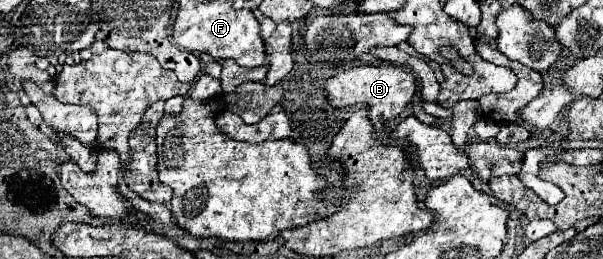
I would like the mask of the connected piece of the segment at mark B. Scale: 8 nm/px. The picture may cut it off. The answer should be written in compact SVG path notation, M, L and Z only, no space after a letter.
M385 63L385 65L351 67L343 73L337 73L331 79L327 79L323 89L325 89L325 97L333 109L365 105L369 109L371 123L385 123L385 121L397 117L405 109L405 105L415 95L415 85L417 85L415 75L409 73L405 67Z

